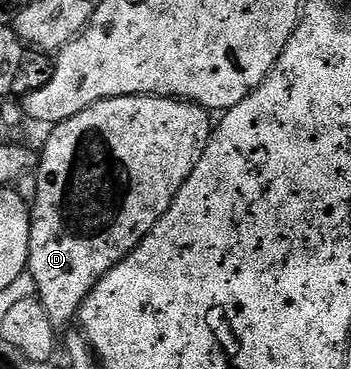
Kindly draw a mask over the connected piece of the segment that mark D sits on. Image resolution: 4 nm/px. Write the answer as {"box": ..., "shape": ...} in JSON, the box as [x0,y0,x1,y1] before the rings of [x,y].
{"box":[27,95,211,329],"shape":[[[128,95],[127,97],[115,97],[114,99],[104,99],[87,109],[83,113],[75,113],[67,121],[56,124],[53,131],[45,139],[45,148],[40,148],[39,162],[35,168],[35,178],[37,180],[37,192],[31,200],[31,214],[29,224],[31,225],[31,237],[29,238],[29,265],[27,273],[35,281],[37,286],[36,298],[41,300],[43,309],[47,309],[47,317],[51,317],[53,326],[61,329],[64,323],[69,323],[78,318],[81,306],[85,298],[95,289],[95,285],[115,265],[119,265],[125,260],[136,247],[155,229],[155,225],[171,209],[173,198],[183,189],[183,181],[191,177],[195,165],[199,165],[199,157],[209,144],[211,134],[210,112],[199,106],[197,103],[186,103],[184,99],[164,99],[158,95]]]}

